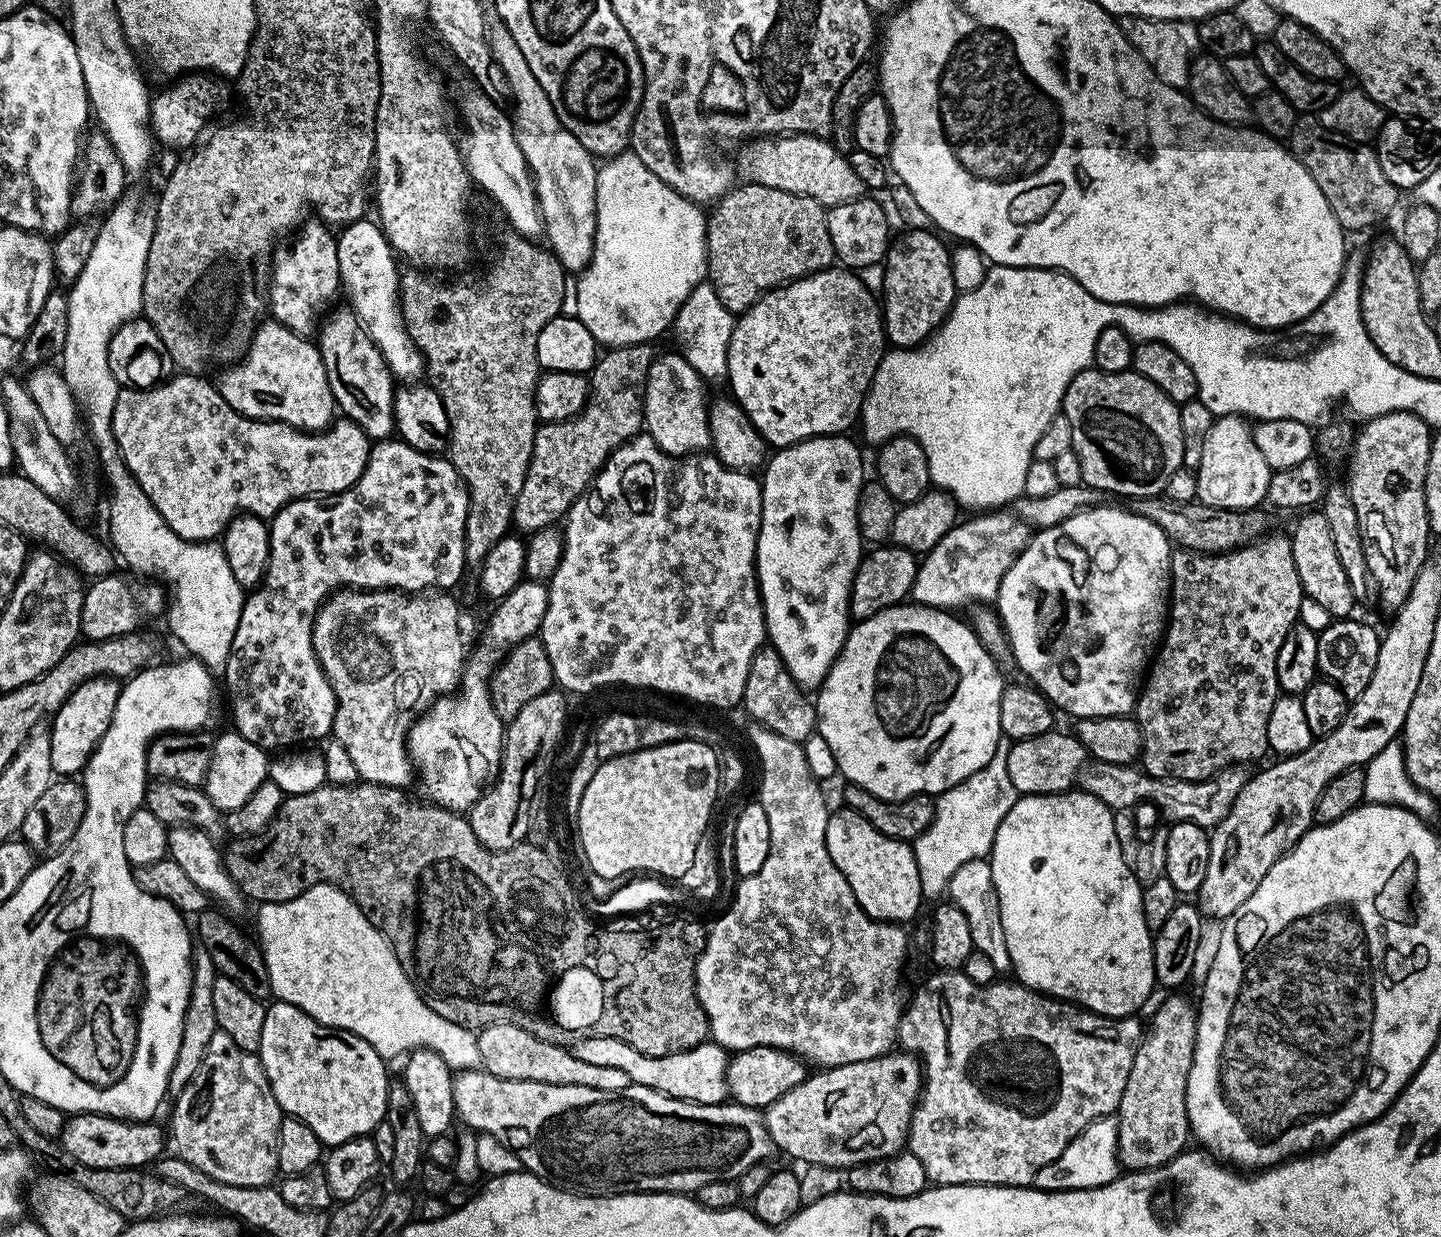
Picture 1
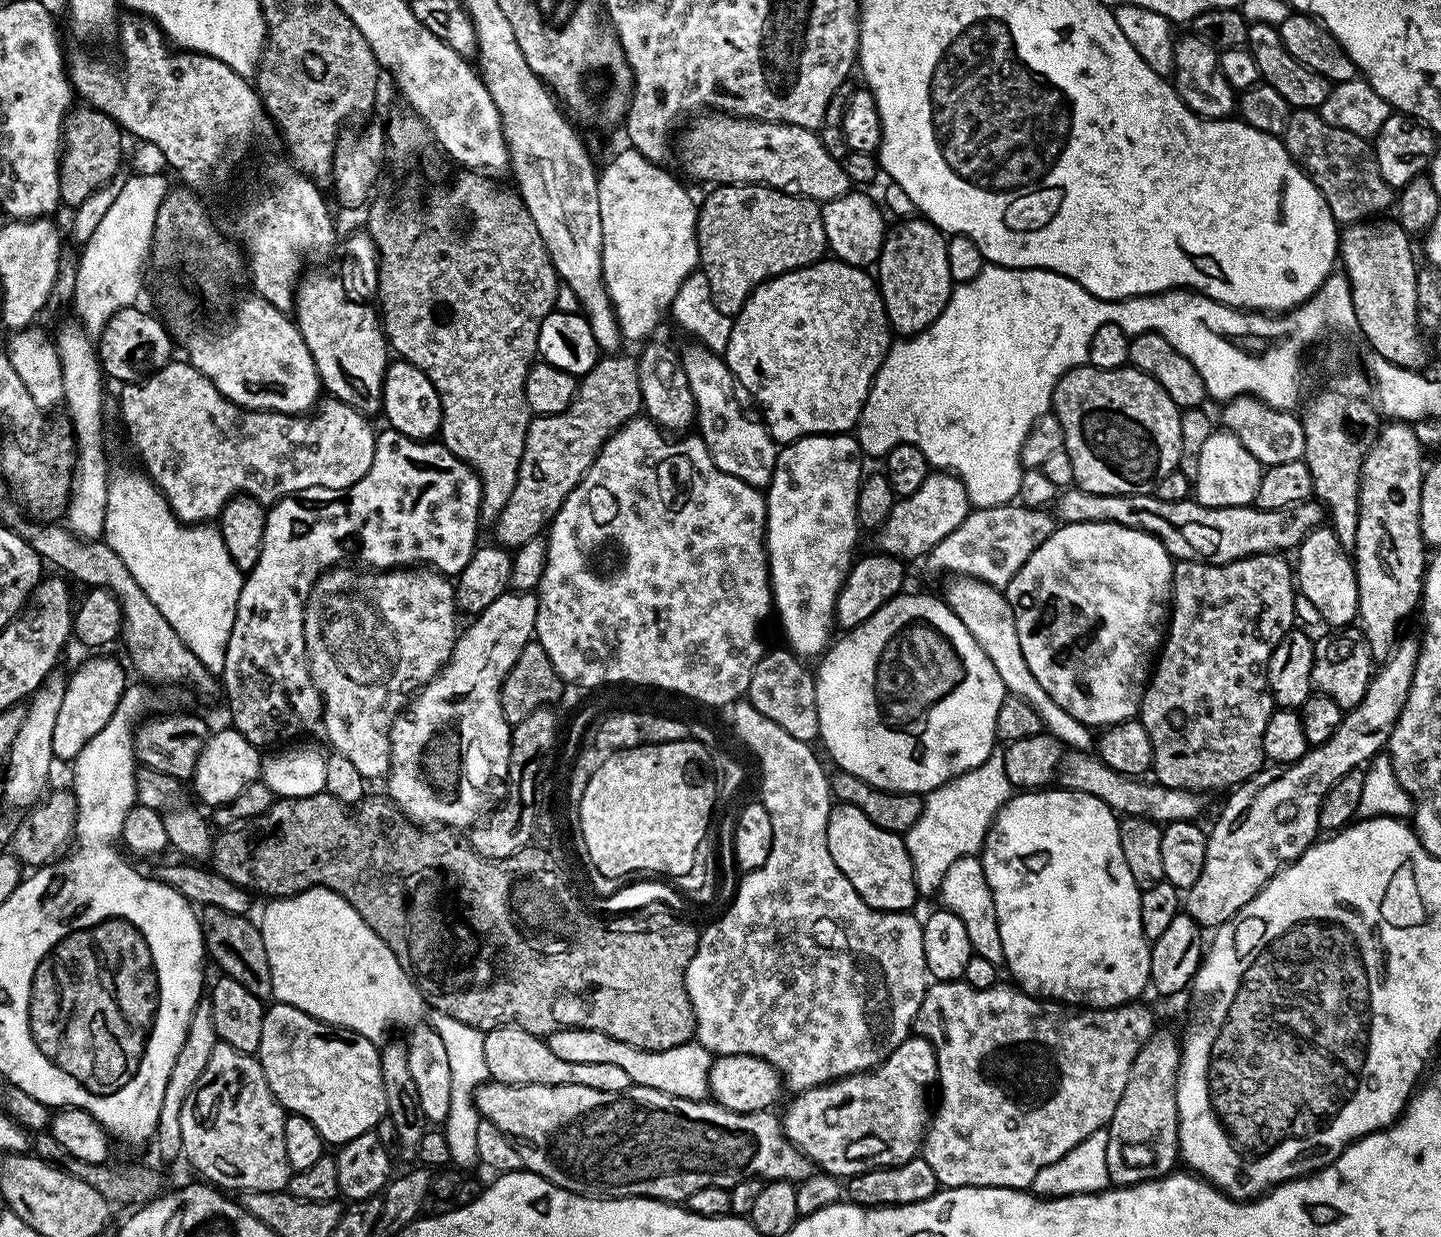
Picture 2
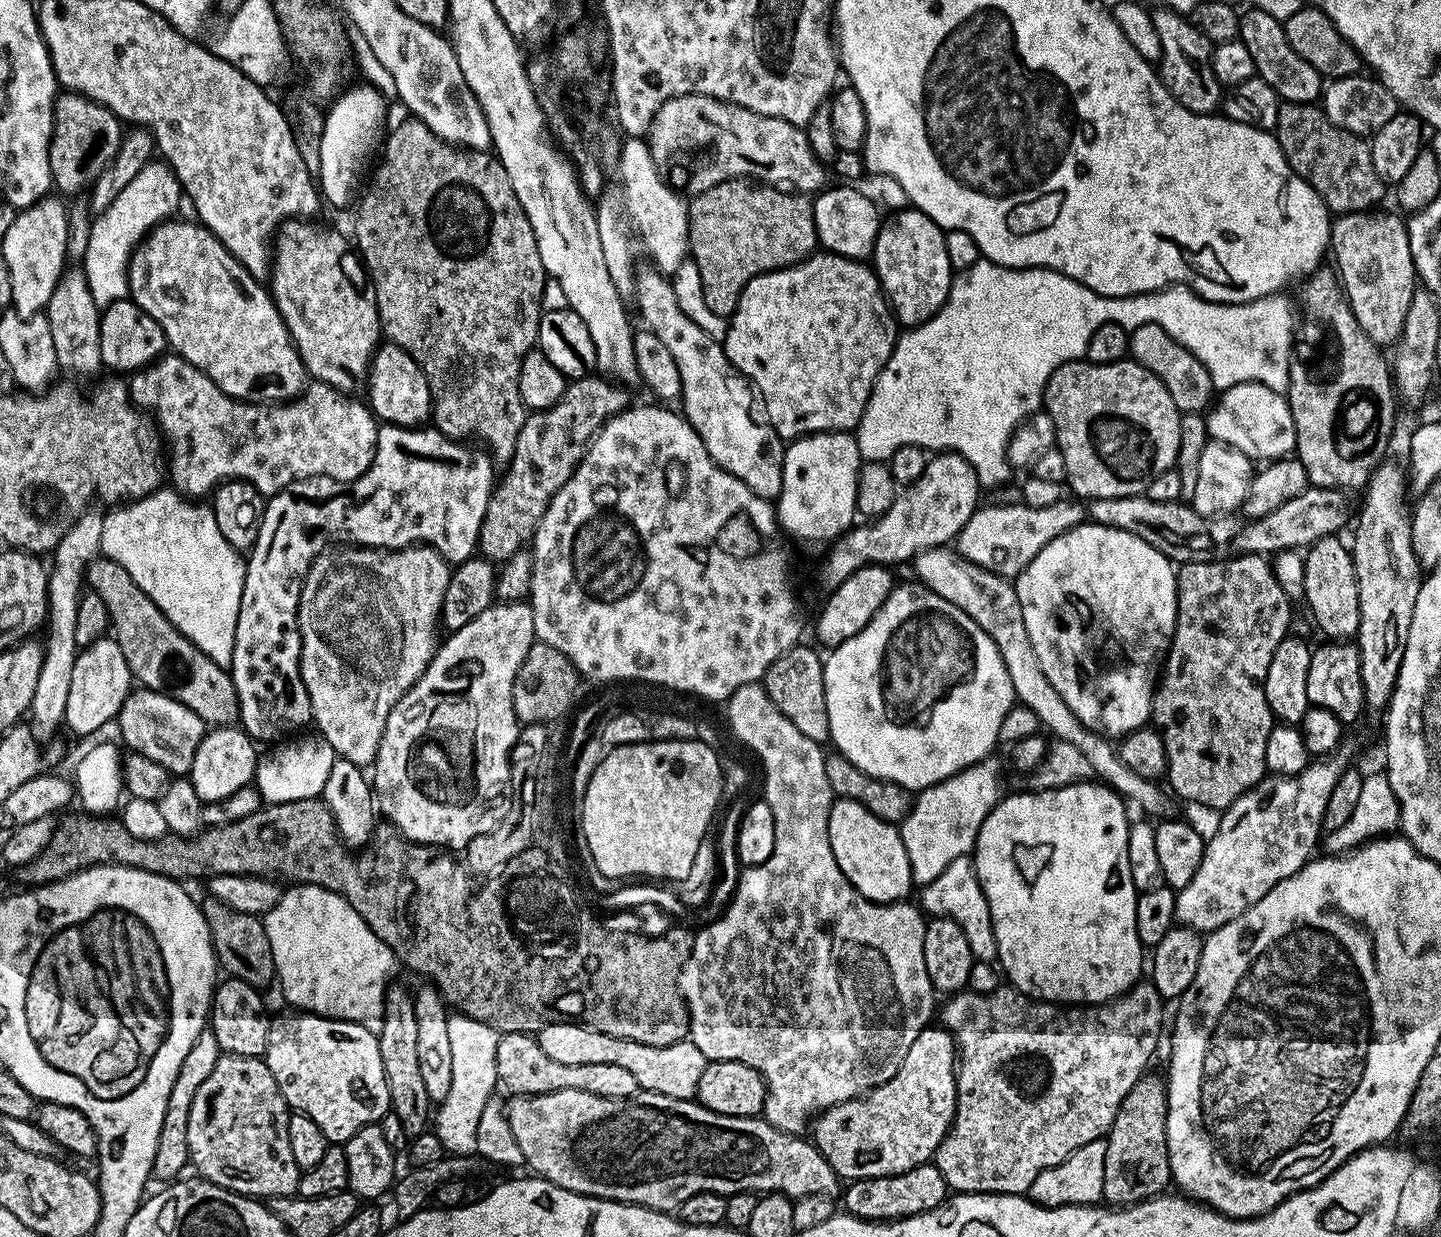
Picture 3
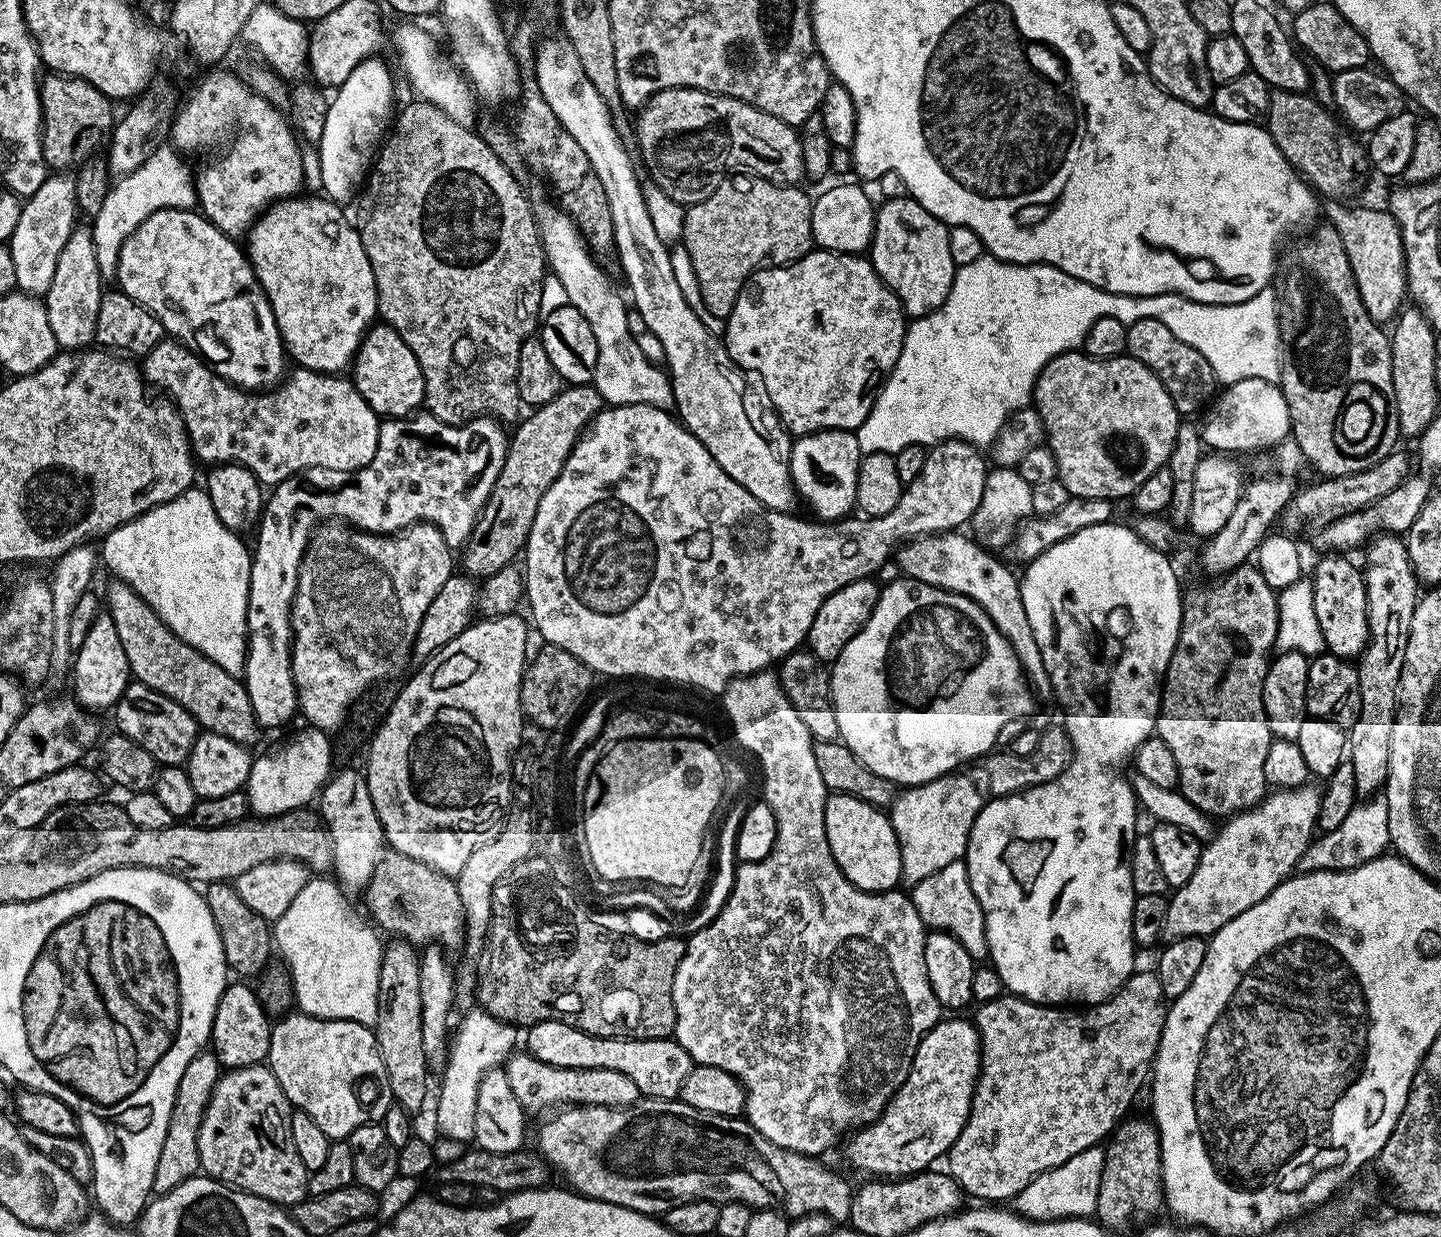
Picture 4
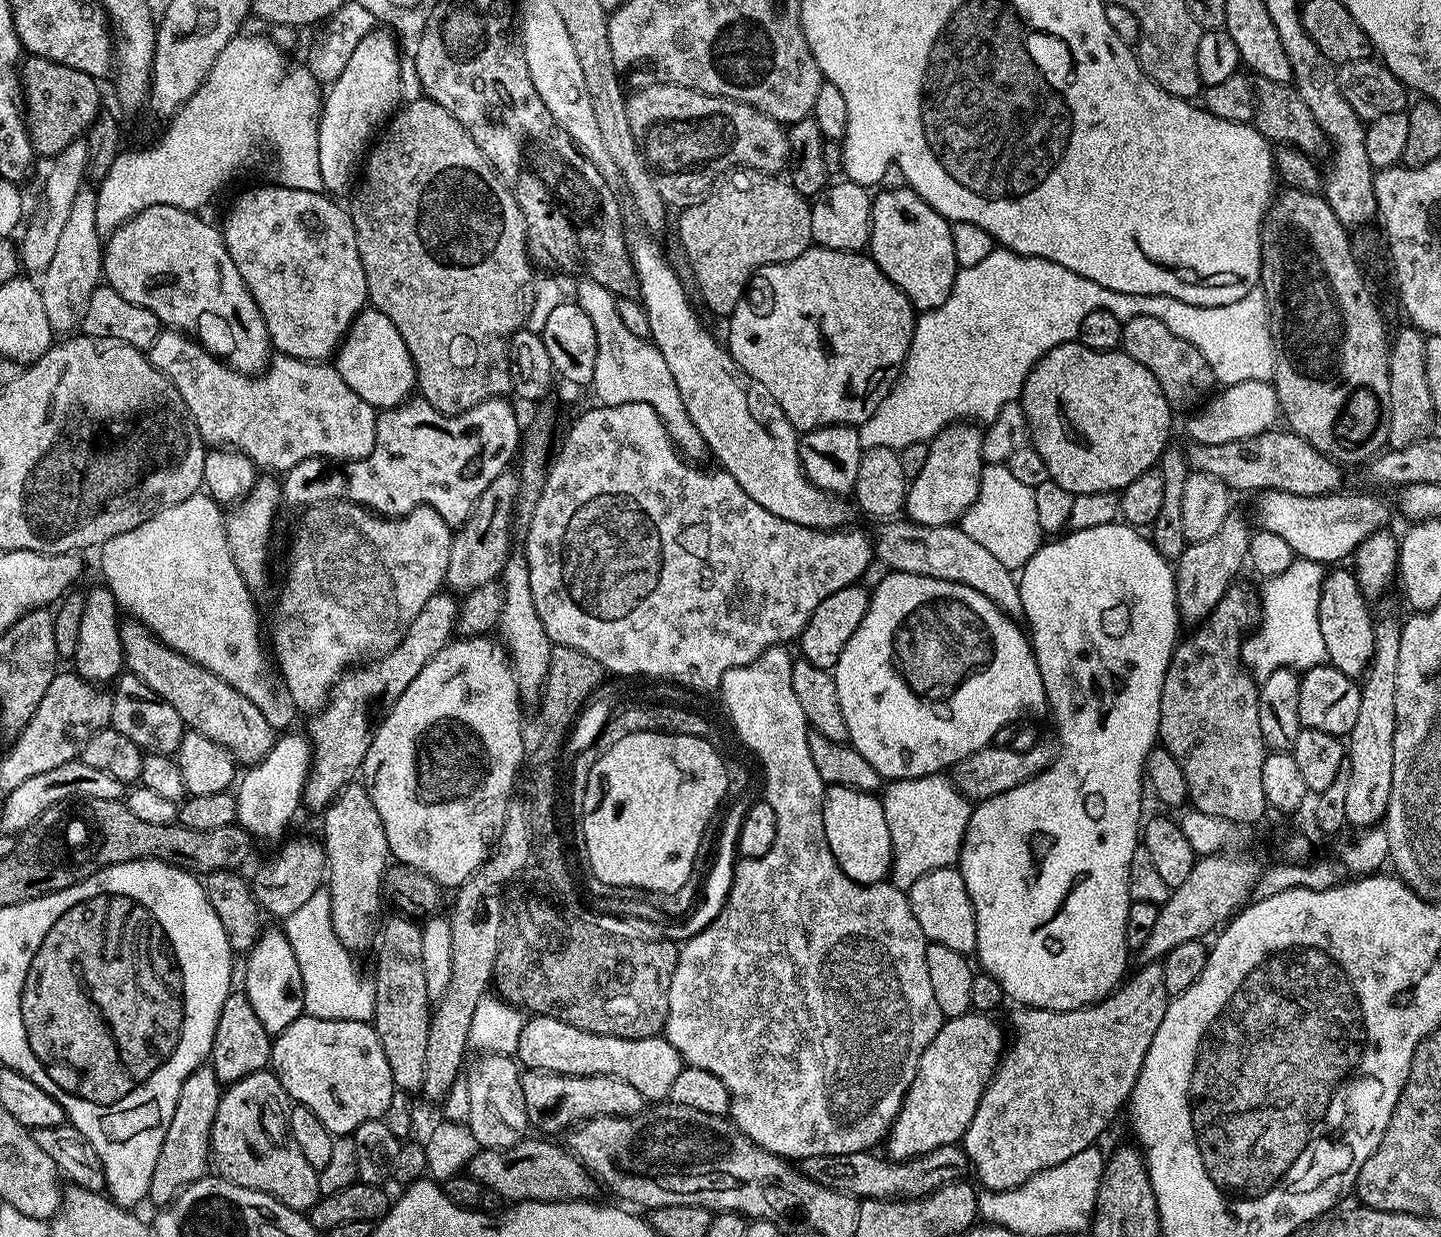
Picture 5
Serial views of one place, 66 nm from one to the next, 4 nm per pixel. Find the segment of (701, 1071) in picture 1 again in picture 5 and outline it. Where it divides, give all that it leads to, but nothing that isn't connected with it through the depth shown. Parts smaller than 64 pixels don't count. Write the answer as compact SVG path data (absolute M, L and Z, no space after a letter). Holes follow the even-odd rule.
M538 1015L525 1019L522 1034L518 1034L514 1056L525 1069L534 1072L553 1072L563 1076L616 1076L622 1082L630 1082L630 1086L634 1086L634 1090L638 1090L638 1094L642 1094L648 1102L667 1101L670 1086L674 1086L674 1078L678 1078L680 1071L686 1066L678 1050L674 1050L672 1043L663 1035L637 1040L621 1036L599 1036L578 1026L570 1026L553 1016Z

